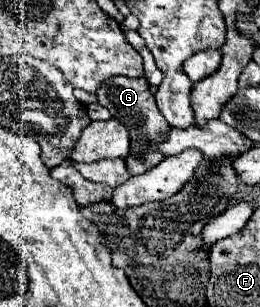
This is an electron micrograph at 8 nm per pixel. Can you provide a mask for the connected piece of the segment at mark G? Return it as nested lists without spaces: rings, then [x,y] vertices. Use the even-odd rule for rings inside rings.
[[[109,77],[107,81],[103,81],[103,85],[97,89],[95,95],[97,95],[97,101],[103,107],[107,107],[115,119],[119,119],[123,125],[133,129],[131,151],[125,159],[127,171],[131,175],[141,175],[165,159],[165,155],[159,151],[157,145],[167,139],[169,125],[155,105],[155,97],[149,91],[147,77]]]

